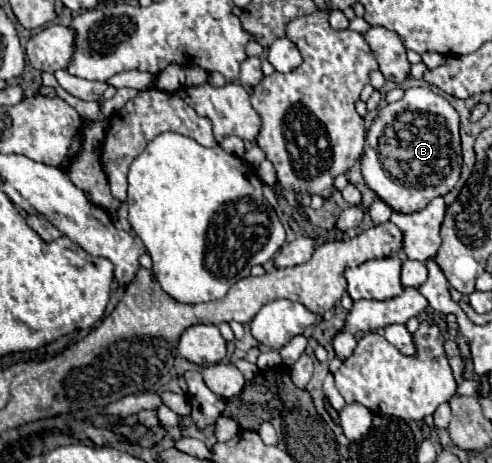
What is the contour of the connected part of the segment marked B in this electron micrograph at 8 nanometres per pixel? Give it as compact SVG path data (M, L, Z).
M409 88L399 102L387 104L373 120L361 154L365 184L395 212L423 210L433 198L453 190L461 174L459 114L429 88Z

